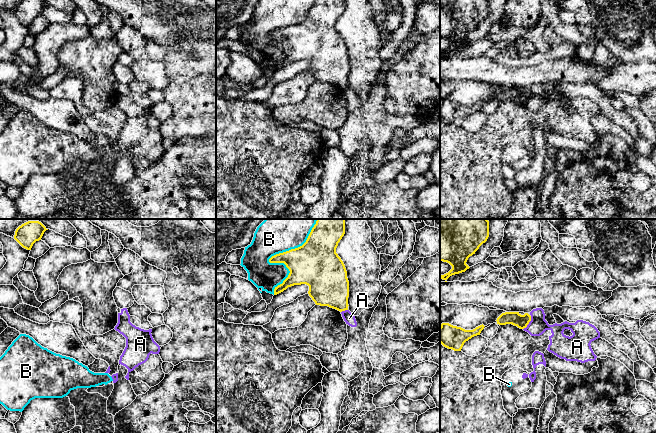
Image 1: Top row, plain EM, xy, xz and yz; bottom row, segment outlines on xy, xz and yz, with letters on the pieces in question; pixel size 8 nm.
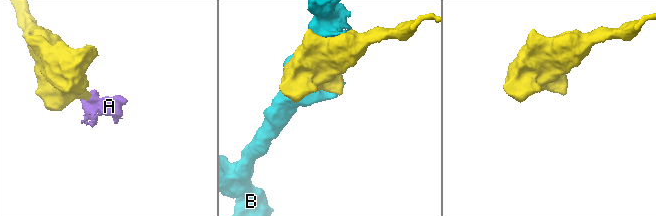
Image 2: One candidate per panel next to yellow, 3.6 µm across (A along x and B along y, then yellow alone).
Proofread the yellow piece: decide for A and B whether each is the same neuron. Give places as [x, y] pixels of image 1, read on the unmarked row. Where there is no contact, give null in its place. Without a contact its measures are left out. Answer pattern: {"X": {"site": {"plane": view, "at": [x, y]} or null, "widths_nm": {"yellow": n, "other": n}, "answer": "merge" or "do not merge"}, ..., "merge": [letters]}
{"A": {"site": {"plane": "yz", "at": [528, 99]}, "widths_nm": {"yellow": 110, "other": 150}, "answer": "do not merge"}, "B": {"site": {"plane": "xz", "at": [271, 33]}, "widths_nm": {"yellow": 240, "other": 260}, "answer": "do not merge"}, "merge": []}

